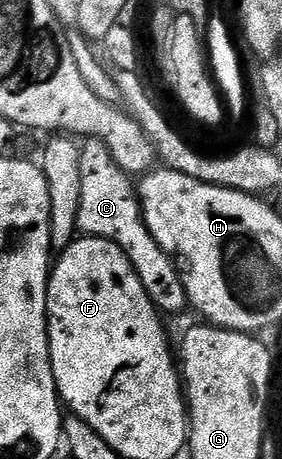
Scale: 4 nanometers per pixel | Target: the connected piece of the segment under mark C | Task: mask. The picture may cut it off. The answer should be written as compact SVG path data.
M89 138L81 146L80 156L82 205L78 208L77 232L84 237L105 239L118 245L118 249L126 253L130 265L138 273L157 311L165 316L182 314L184 307L189 306L188 294L184 291L184 284L180 282L175 262L156 244L156 238L149 233L148 227L144 224L140 197L133 180L125 171L118 169L118 165L112 160L112 154L108 152L107 145L102 141Z

